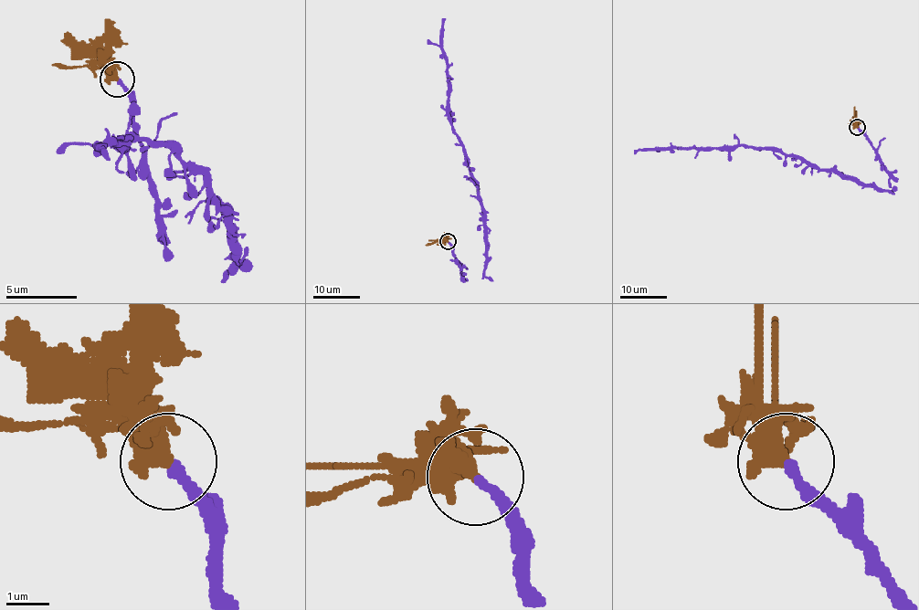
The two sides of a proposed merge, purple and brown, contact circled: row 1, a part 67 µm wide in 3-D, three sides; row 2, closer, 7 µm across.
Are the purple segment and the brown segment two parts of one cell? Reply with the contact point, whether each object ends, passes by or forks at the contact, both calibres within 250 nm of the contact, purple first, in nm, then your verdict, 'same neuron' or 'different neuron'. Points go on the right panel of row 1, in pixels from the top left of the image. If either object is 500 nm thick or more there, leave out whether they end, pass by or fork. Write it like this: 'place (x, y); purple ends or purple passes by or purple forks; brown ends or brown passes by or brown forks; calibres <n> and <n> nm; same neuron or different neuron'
place (857, 127); calibres 220 and 500 nm; different neuron

